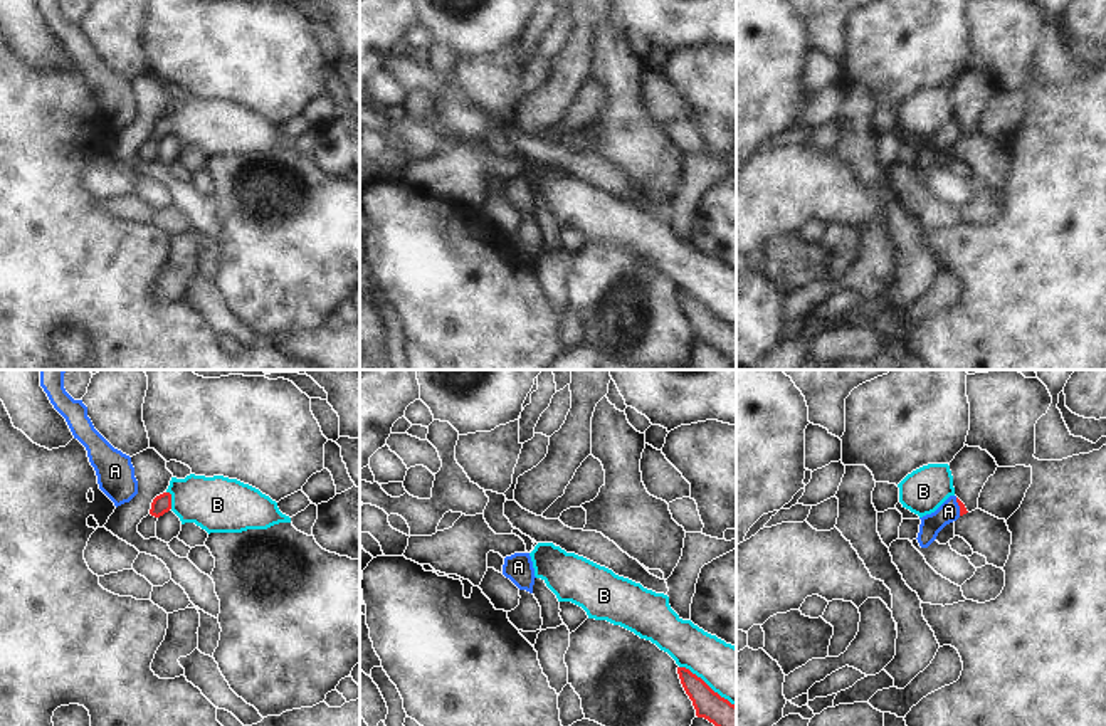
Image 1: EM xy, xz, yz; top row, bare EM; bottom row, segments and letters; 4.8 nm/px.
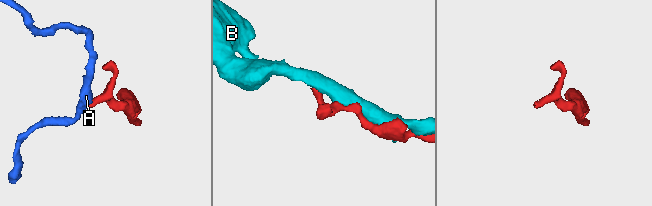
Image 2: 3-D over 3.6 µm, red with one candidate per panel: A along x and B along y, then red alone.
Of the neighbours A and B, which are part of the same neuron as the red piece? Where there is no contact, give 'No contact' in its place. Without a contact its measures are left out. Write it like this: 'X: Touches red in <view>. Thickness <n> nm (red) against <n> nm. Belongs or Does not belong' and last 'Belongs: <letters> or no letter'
A: Touches red in yz. Thickness 30 nm (red) against 100 nm. Belongs
B: Touches red in xz. Thickness 140 nm (red) against 260 nm. Does not belong
Belongs: A.

